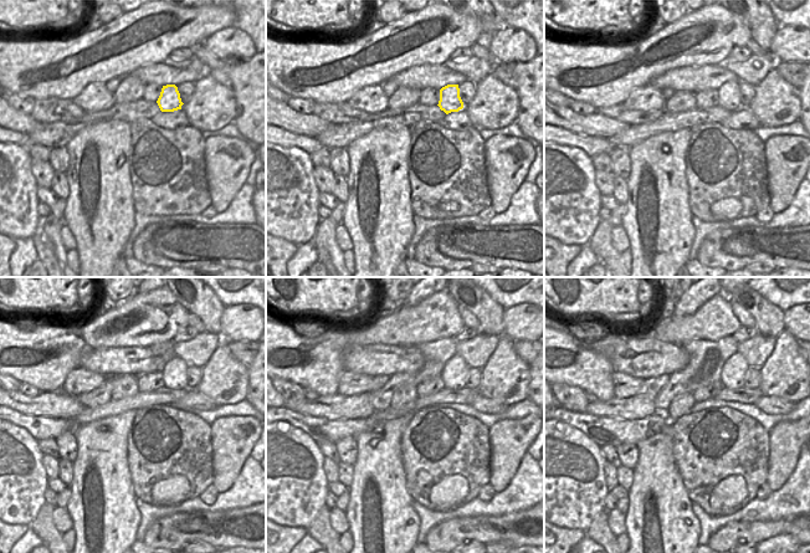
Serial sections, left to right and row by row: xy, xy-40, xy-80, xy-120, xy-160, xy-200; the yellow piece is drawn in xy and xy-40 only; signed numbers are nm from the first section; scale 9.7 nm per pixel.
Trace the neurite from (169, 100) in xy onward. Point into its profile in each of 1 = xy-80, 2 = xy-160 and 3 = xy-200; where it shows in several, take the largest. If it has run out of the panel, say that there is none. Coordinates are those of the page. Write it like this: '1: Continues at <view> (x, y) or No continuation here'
1: Continues at xy-80 (728, 95)
2: Continues at xy-160 (454, 374)
3: Continues at xy-200 (736, 367).

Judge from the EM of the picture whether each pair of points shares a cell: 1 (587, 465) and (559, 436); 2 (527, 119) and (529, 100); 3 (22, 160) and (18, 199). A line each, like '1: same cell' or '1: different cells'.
1: same cell
2: same cell
3: same cell

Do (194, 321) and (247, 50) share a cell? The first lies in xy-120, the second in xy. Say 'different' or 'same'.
different

